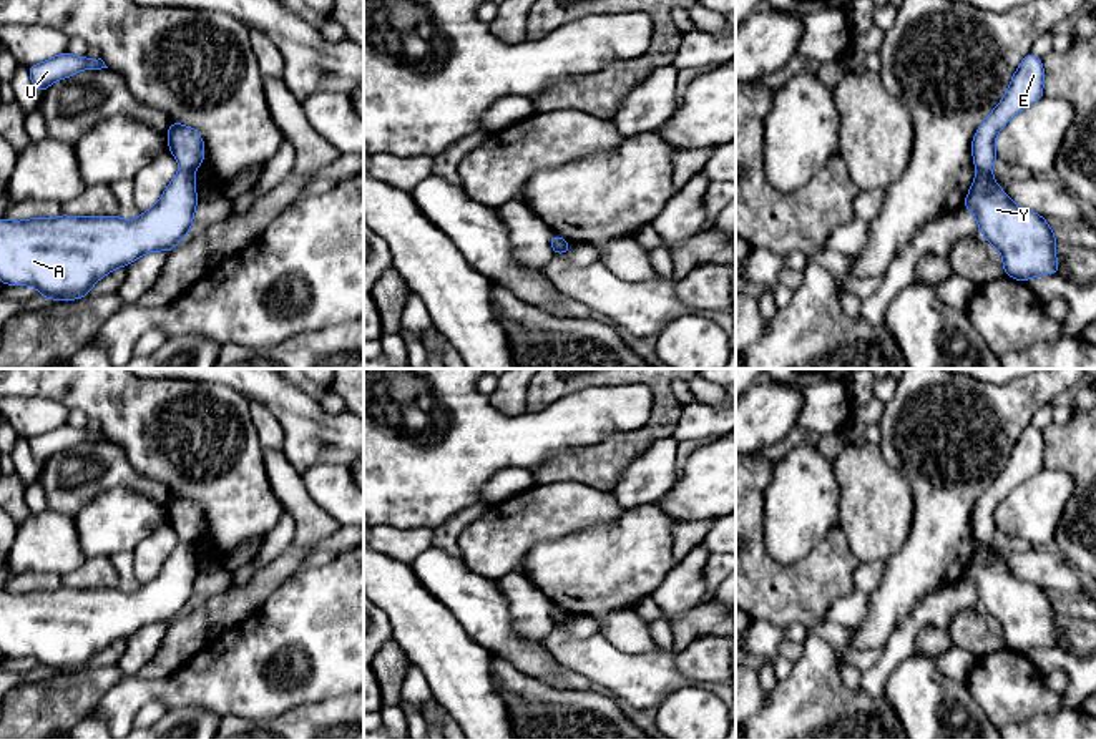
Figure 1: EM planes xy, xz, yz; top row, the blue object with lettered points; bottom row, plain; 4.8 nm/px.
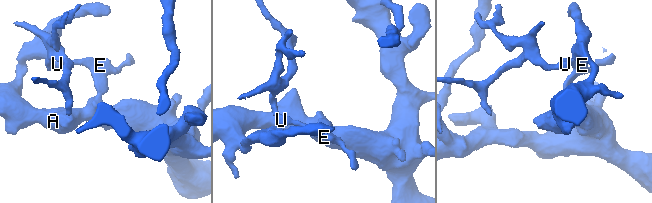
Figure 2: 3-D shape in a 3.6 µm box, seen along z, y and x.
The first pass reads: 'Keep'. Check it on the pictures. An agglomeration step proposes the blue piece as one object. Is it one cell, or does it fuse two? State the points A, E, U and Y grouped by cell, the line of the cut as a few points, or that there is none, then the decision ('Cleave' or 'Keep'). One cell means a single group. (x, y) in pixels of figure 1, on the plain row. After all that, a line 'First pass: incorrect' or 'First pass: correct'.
Groups: A Y / E U. Split along yz (977, 542), (990, 547). Cleave
First pass: incorrect

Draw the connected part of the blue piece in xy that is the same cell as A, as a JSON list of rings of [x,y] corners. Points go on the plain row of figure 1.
[[[179,541],[159,573],[139,590],[0,591],[0,653],[33,658],[40,669],[75,673],[113,641],[153,624],[169,624],[191,603],[198,578],[194,546]]]

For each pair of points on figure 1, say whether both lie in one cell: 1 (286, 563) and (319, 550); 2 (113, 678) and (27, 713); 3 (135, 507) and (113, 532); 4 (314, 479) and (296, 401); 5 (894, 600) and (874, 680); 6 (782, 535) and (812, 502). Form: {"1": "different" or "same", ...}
{"1": "same", "2": "same", "3": "same", "4": "different", "5": "different", "6": "same"}

